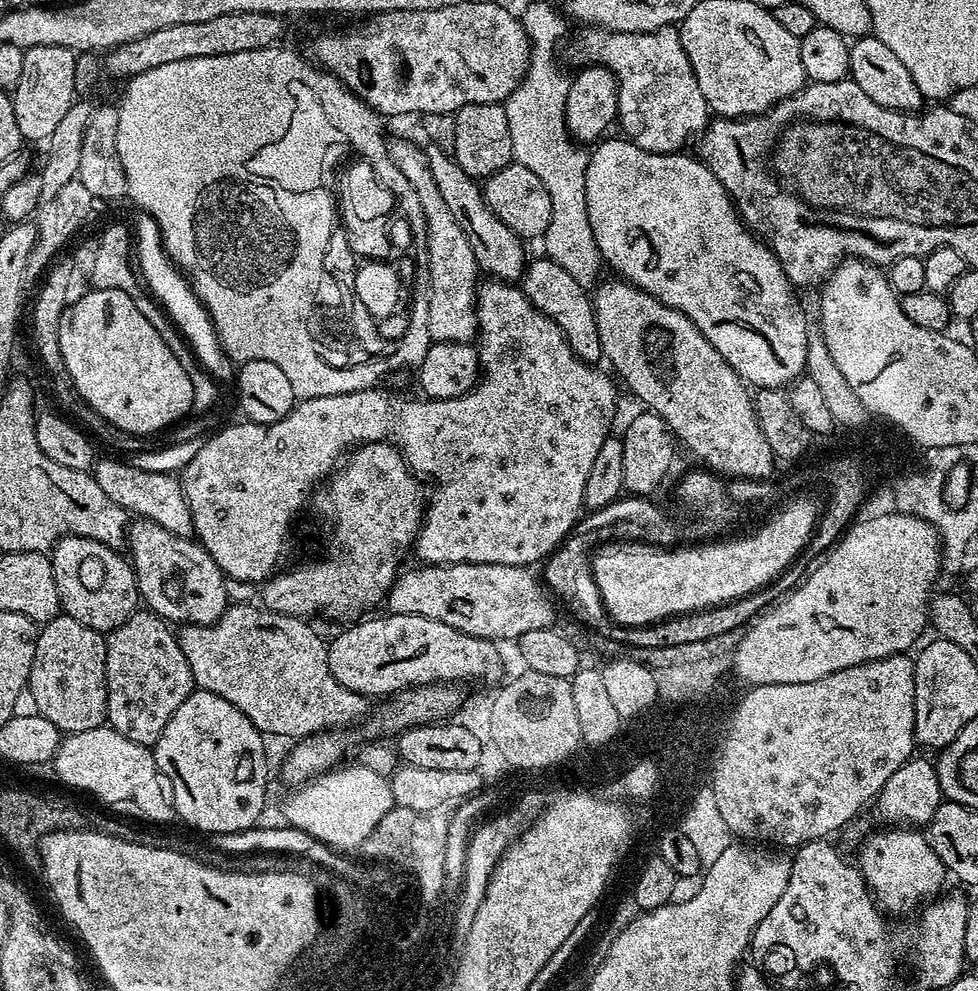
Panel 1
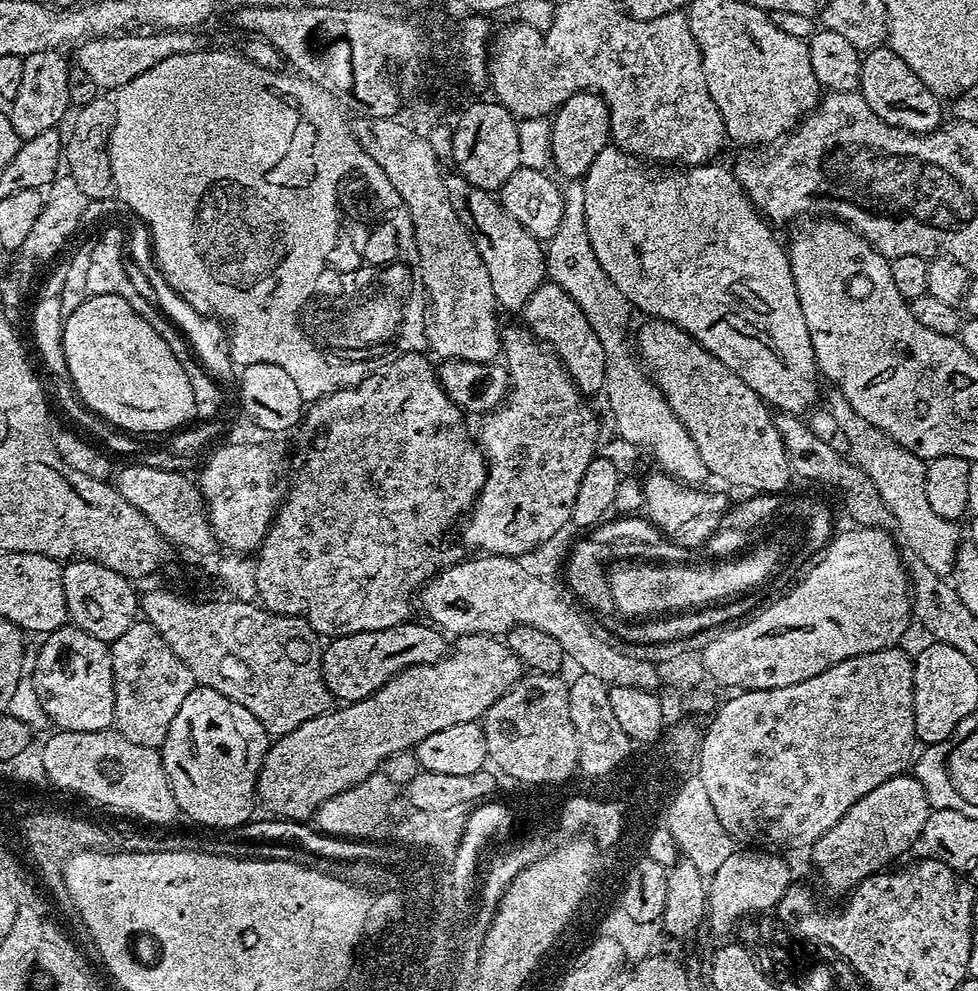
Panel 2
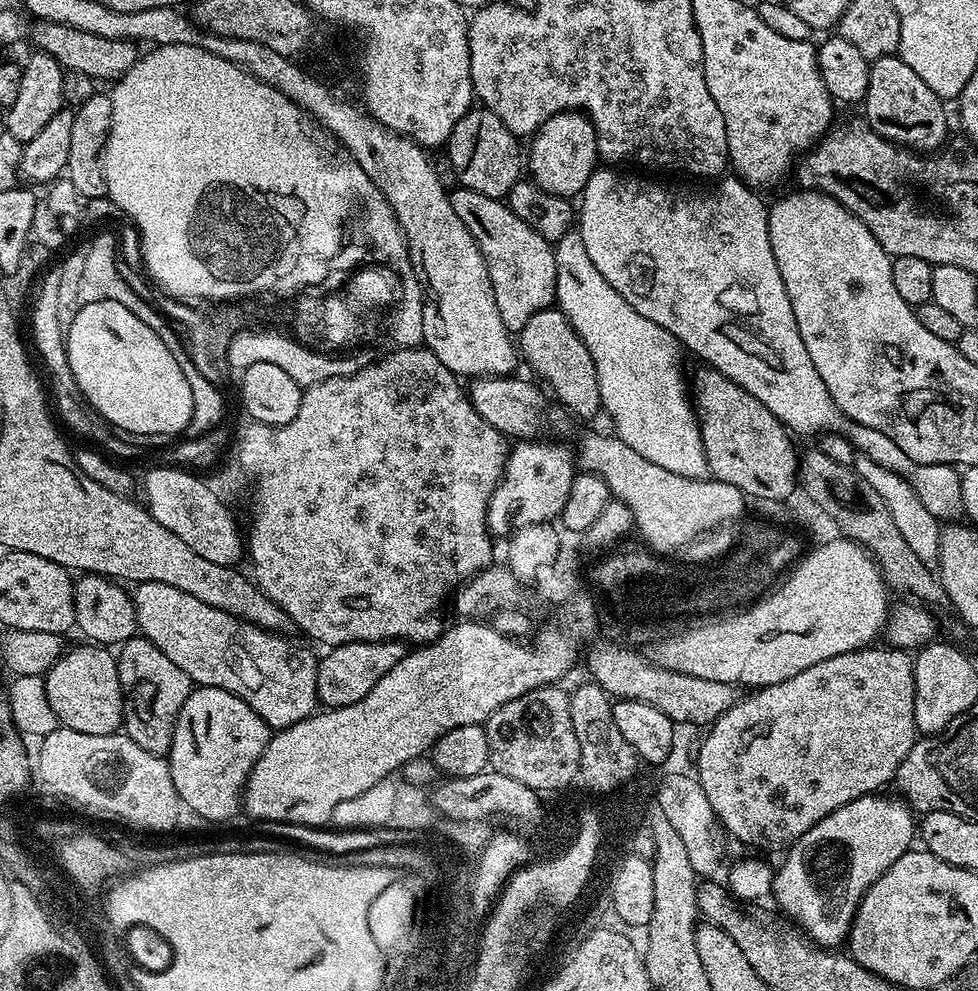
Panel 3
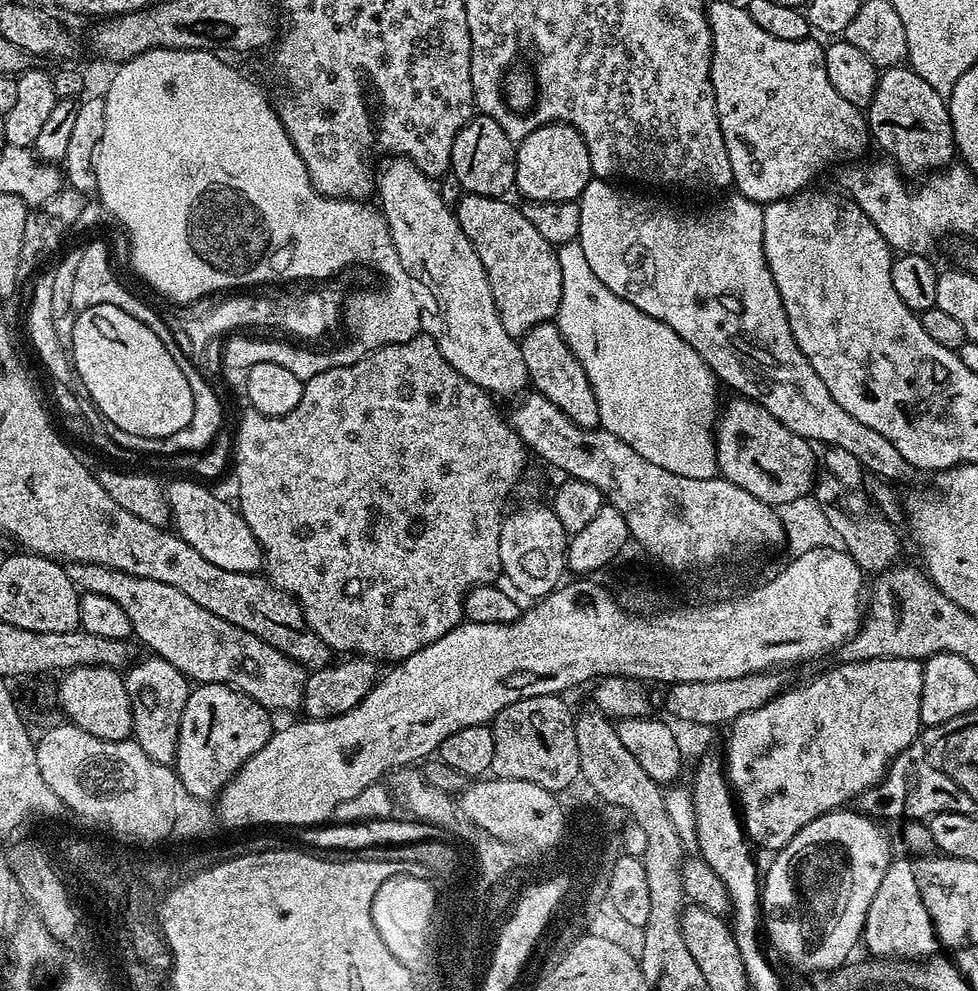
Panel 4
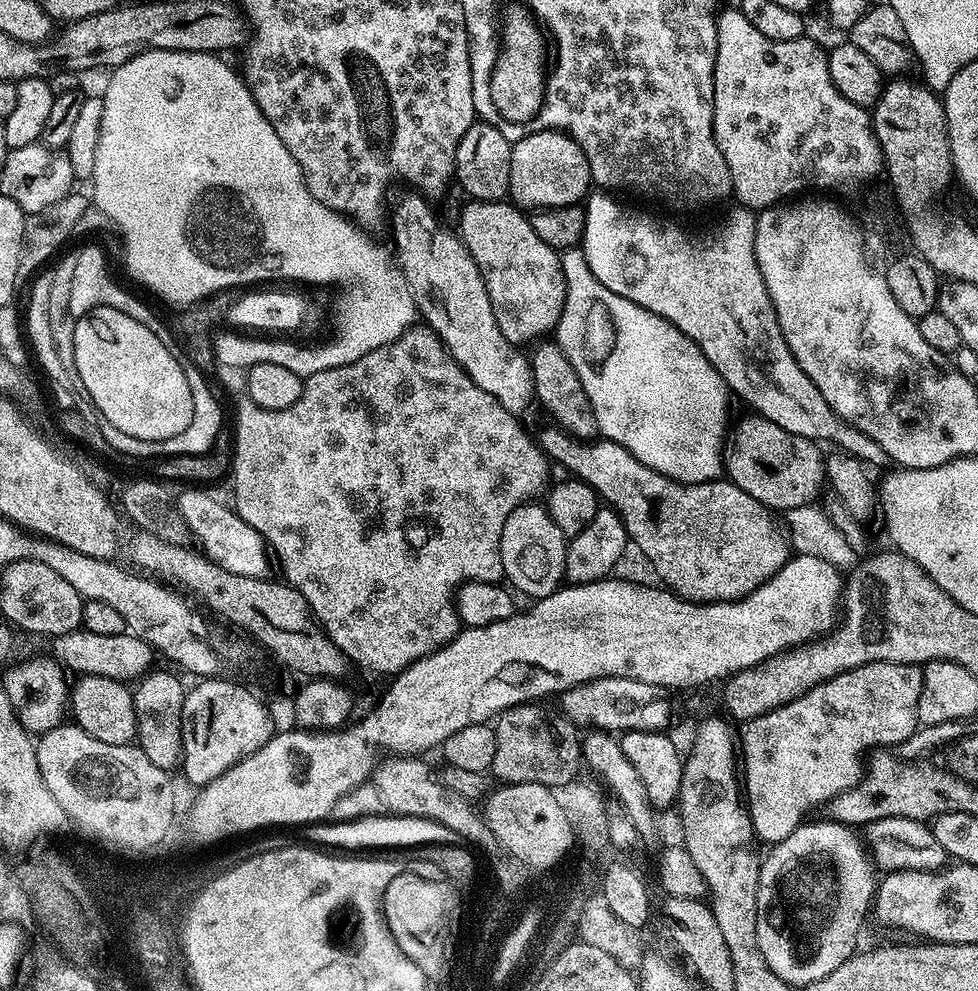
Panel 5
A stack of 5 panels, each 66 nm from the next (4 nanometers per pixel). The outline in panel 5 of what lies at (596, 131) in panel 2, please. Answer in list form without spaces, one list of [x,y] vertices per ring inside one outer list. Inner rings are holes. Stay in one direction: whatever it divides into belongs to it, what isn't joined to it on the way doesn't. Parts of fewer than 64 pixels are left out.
[[[549,130],[546,132],[532,132],[526,138],[515,141],[510,154],[510,180],[508,182],[508,196],[511,203],[521,210],[539,210],[542,208],[557,208],[580,204],[589,195],[593,187],[590,174],[590,162],[586,154],[582,154],[582,146],[574,142],[565,132]]]

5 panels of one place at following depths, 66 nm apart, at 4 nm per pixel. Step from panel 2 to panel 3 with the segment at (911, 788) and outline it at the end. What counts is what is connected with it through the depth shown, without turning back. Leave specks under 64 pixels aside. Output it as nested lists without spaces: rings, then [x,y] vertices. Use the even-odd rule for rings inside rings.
[[[869,794],[834,810],[834,814],[806,830],[806,834],[787,849],[784,865],[775,869],[771,895],[776,896],[777,906],[789,916],[788,920],[793,925],[802,930],[804,936],[823,949],[836,950],[847,941],[866,890],[870,890],[873,882],[882,878],[882,874],[886,874],[886,870],[890,870],[890,866],[894,866],[894,862],[913,847],[912,836],[914,840],[918,832],[917,817],[903,799],[893,797]]]

